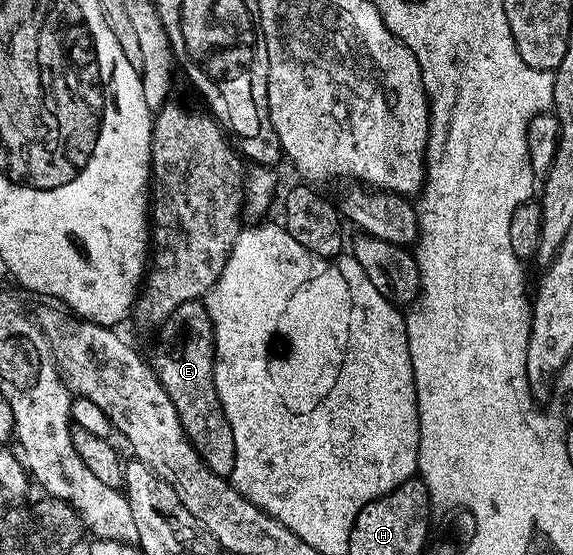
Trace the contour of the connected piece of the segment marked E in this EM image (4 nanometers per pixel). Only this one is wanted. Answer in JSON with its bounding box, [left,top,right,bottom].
[152,299,236,477]

